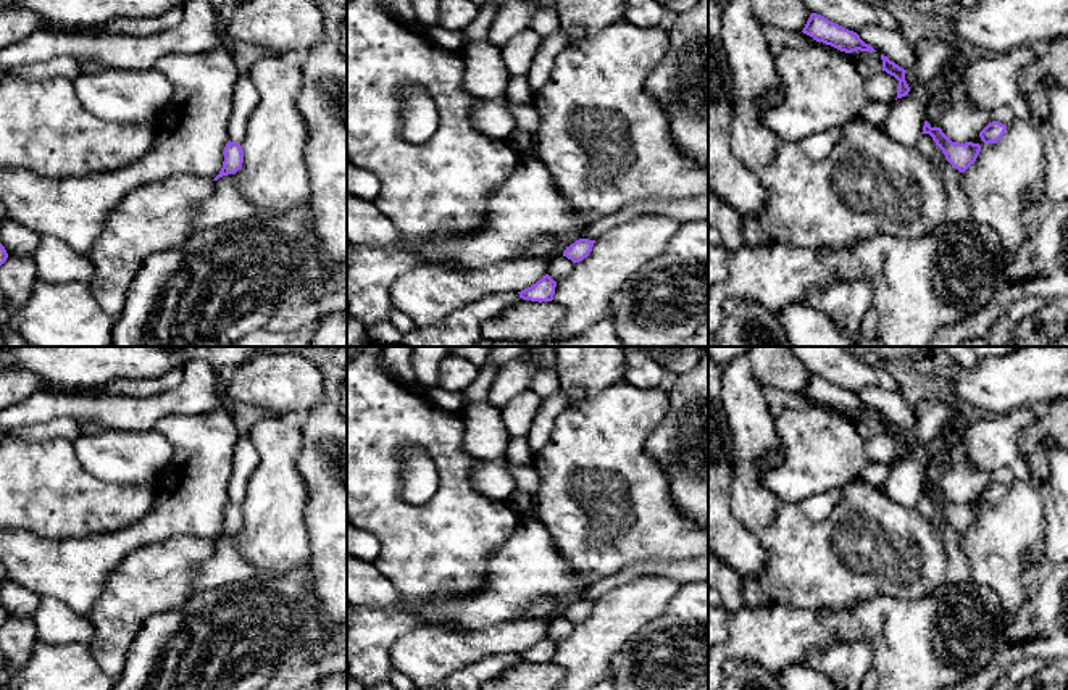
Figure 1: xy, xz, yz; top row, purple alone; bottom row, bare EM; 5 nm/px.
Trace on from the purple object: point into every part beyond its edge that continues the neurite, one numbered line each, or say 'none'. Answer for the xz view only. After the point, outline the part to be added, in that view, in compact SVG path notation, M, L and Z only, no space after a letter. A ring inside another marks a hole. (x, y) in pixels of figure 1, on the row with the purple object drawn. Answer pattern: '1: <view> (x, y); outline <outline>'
1: xz (681, 210); outline M708 193L686 198L650 198L631 202L589 224L582 239L597 240L610 229L642 214L668 216L679 224L690 219L702 219L708 216Z

